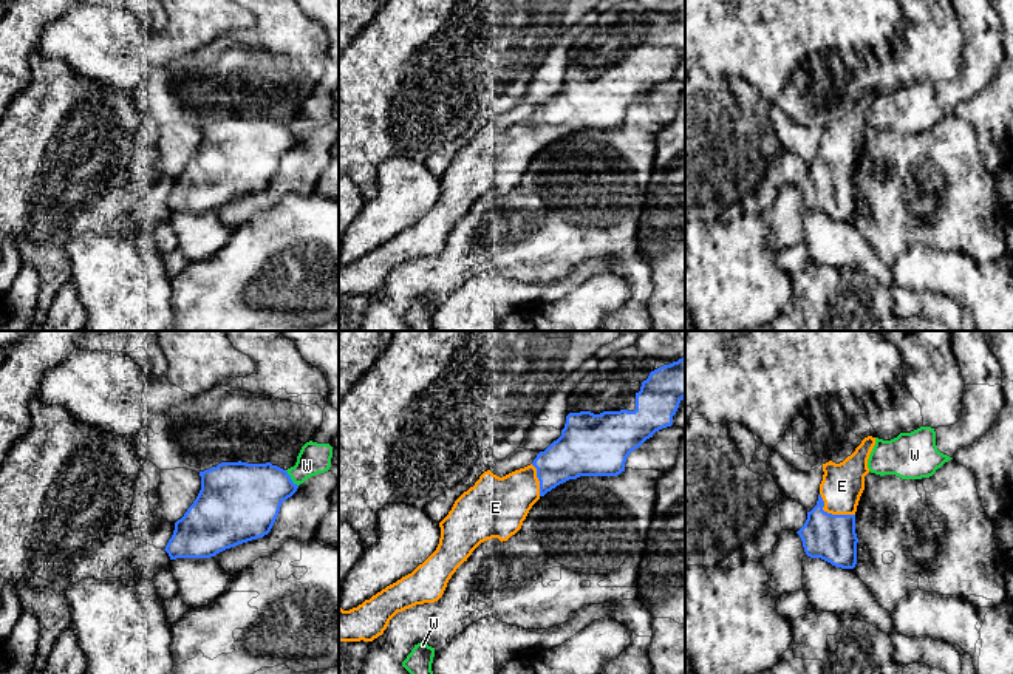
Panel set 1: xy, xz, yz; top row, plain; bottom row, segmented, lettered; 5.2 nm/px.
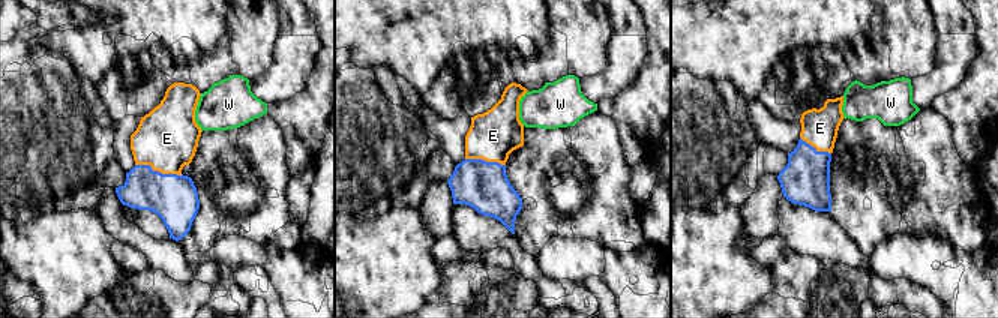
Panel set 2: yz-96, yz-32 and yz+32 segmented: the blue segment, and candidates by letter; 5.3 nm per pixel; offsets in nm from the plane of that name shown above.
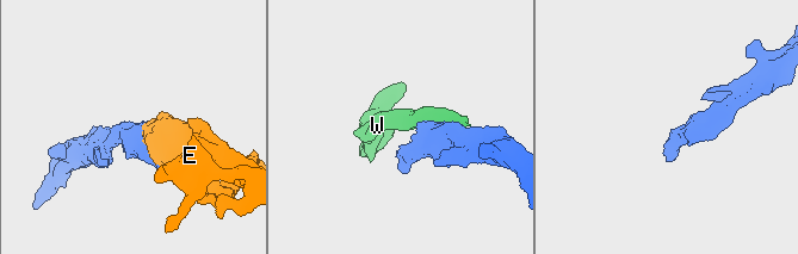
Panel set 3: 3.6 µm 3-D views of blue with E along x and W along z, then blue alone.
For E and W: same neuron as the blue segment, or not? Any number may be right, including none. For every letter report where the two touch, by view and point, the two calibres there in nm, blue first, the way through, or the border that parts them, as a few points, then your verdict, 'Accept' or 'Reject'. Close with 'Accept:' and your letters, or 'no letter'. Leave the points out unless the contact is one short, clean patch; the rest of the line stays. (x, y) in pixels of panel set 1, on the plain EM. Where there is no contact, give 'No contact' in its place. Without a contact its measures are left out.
E: Touches blue at yz (831, 167). Thickness 240 nm (blue) against 220 nm. Accept
W: Touches blue at xy (289, 132). Thickness 360 nm (blue) against 160 nm. Reject
Accept: E

